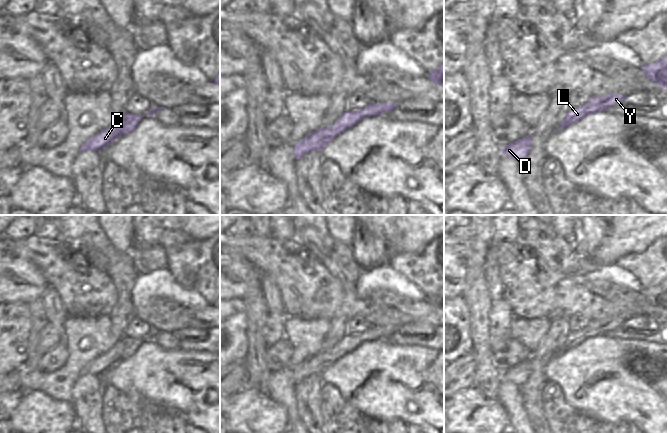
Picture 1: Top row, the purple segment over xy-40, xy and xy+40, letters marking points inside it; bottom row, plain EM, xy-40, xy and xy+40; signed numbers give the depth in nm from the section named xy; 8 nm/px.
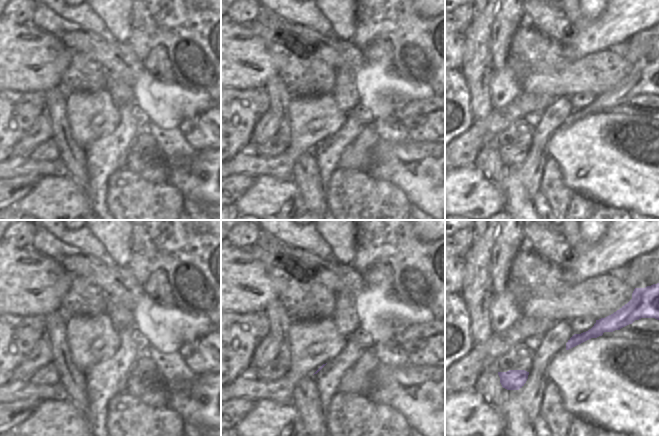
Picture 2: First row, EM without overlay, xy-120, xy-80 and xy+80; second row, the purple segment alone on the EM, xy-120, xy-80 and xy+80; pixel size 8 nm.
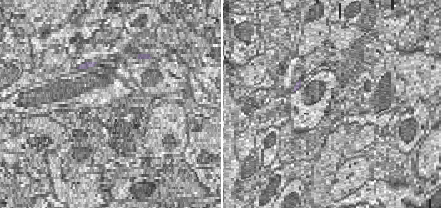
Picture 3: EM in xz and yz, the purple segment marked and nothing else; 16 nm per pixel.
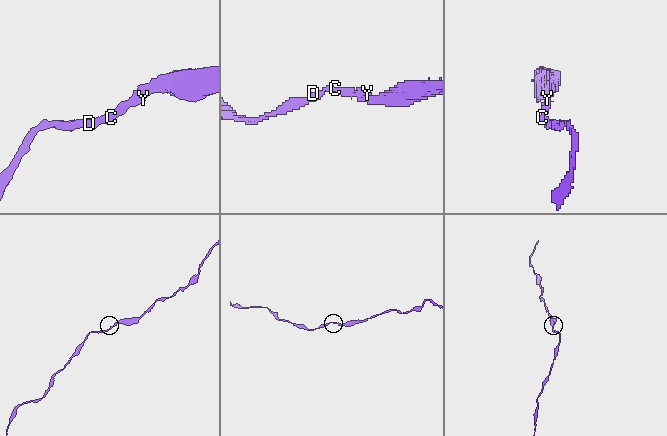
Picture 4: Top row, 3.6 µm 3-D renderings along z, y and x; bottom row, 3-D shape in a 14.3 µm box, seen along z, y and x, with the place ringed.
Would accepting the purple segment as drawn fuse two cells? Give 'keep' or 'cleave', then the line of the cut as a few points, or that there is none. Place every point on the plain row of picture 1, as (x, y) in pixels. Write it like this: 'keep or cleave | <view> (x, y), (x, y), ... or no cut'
keep | no cut

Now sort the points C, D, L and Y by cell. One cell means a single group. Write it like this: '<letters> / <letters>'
C D L Y

